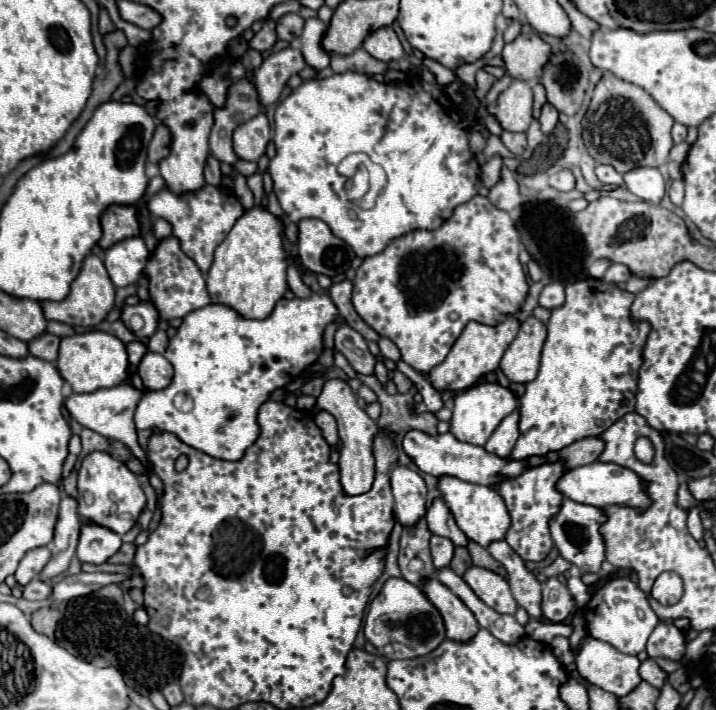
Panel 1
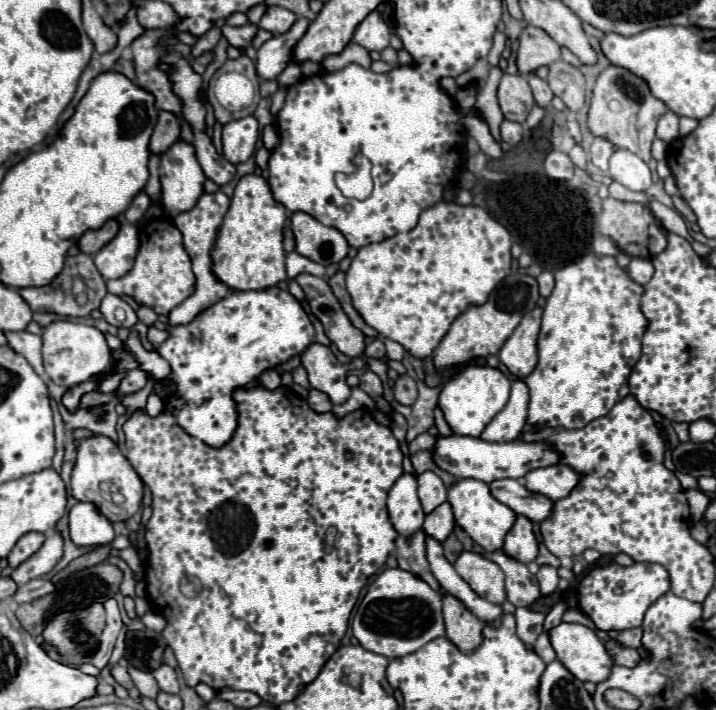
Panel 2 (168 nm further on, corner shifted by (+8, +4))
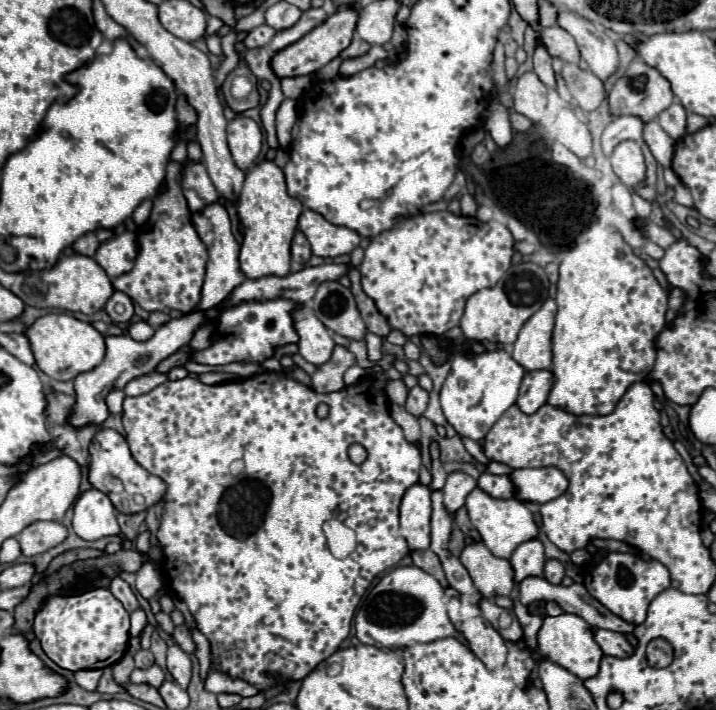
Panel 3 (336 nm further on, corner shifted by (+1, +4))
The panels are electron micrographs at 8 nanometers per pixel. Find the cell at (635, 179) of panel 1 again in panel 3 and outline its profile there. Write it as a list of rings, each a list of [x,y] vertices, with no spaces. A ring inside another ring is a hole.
[[[625,140],[615,148],[611,156],[611,166],[617,178],[627,186],[639,186],[645,182],[647,168],[645,168],[643,152],[639,144],[633,140]]]

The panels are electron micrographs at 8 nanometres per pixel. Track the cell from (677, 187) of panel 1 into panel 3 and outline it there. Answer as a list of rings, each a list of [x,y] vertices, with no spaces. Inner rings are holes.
[[[679,182],[673,190],[675,190],[675,196],[673,196],[675,202],[679,202],[679,204],[683,204],[683,206],[689,206],[689,208],[693,206],[693,198],[691,198],[691,194],[687,192],[687,188],[685,188],[681,182]]]

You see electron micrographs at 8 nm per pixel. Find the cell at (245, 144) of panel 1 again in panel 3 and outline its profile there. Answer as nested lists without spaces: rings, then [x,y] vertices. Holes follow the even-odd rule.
[[[237,116],[227,126],[227,142],[235,164],[241,170],[247,170],[261,152],[261,144],[263,144],[261,126],[251,118]]]

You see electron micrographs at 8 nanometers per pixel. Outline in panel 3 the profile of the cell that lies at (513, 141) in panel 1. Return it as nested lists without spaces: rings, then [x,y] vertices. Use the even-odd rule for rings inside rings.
[[[509,110],[509,120],[511,120],[513,130],[517,130],[517,132],[527,132],[531,128],[531,120],[527,120],[525,116],[521,116],[521,114],[513,112],[513,110]]]

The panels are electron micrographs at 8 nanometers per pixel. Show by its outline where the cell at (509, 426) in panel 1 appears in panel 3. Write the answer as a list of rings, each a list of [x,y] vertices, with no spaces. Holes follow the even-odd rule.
[[[535,370],[527,372],[521,382],[521,392],[517,398],[517,406],[523,414],[535,414],[547,400],[551,390],[551,372],[549,370]]]

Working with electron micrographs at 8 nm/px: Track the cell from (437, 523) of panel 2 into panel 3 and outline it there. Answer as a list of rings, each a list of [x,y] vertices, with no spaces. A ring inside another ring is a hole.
[[[453,472],[447,476],[447,484],[443,488],[443,496],[445,496],[443,504],[451,516],[455,516],[455,512],[465,504],[467,494],[475,486],[477,486],[477,482],[465,472]]]

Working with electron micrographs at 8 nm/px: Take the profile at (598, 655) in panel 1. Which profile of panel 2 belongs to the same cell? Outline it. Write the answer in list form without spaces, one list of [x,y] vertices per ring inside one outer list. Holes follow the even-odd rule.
[[[560,622],[558,626],[554,626],[550,632],[550,644],[558,656],[558,660],[582,682],[602,682],[604,678],[608,678],[610,668],[614,666],[612,658],[608,656],[602,640],[596,636],[594,630],[590,630],[584,624],[576,624],[576,622]]]

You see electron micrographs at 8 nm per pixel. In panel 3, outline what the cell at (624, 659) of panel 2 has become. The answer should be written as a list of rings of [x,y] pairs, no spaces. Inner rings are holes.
[[[593,628],[595,632],[595,640],[597,644],[601,646],[601,650],[607,654],[607,656],[615,656],[615,658],[627,658],[633,654],[633,646],[631,642],[619,634],[619,632],[609,632],[609,630],[599,630],[599,628]]]

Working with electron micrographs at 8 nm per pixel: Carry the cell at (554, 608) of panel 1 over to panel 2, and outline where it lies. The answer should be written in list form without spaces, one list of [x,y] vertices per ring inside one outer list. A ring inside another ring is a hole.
[[[540,566],[536,578],[538,578],[538,584],[540,584],[540,592],[544,596],[552,594],[558,586],[558,574],[556,574],[556,568],[552,568],[552,566]]]

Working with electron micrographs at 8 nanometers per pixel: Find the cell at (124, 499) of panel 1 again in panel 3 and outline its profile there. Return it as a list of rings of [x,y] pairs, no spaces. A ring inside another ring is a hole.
[[[103,428],[103,430],[99,430],[99,432],[95,434],[95,438],[93,438],[91,444],[89,444],[89,474],[87,474],[87,478],[89,478],[89,482],[91,482],[91,486],[93,486],[95,490],[101,490],[101,492],[109,494],[107,486],[103,484],[103,480],[105,480],[107,476],[121,478],[121,482],[123,482],[123,492],[121,492],[121,494],[111,494],[111,498],[113,498],[115,506],[119,508],[119,512],[125,512],[125,514],[143,512],[143,510],[151,508],[155,502],[159,502],[159,500],[163,498],[163,494],[165,494],[165,484],[163,484],[163,480],[157,478],[157,476],[153,476],[153,474],[149,474],[145,468],[141,468],[141,466],[135,462],[135,458],[133,458],[131,452],[129,452],[127,440],[125,440],[119,432]],[[135,496],[141,496],[141,498],[143,498],[143,504],[141,504],[141,506],[135,502]]]

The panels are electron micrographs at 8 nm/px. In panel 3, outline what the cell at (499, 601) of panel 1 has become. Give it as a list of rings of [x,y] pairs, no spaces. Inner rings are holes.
[[[475,542],[465,546],[459,560],[467,568],[475,588],[483,594],[483,598],[495,600],[497,596],[509,596],[515,588],[513,568],[509,560],[493,556],[485,544]]]

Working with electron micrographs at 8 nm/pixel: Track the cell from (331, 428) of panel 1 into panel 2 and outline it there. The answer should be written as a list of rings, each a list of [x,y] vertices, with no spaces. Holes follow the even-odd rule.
[[[310,388],[308,390],[308,404],[312,406],[312,410],[316,410],[316,412],[328,412],[328,410],[332,410],[332,402],[330,402],[330,398],[328,398],[328,394],[324,394],[324,392],[320,392],[320,390],[316,390],[316,388]]]

